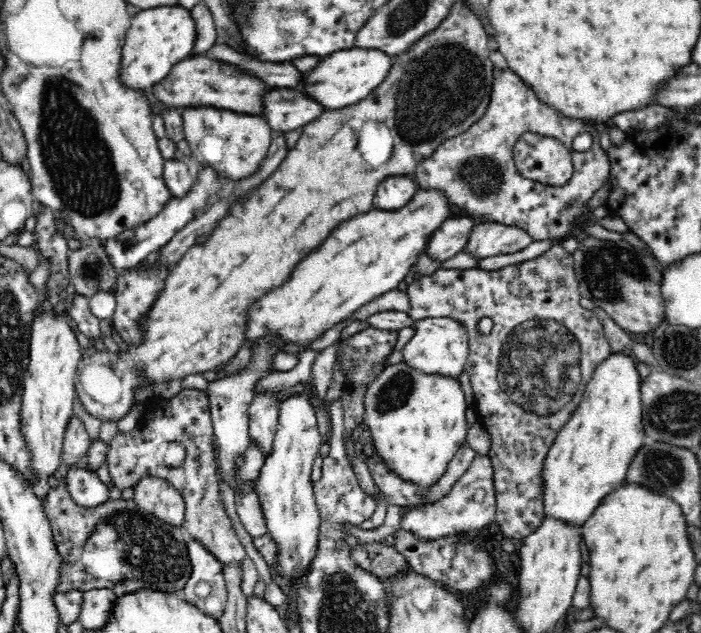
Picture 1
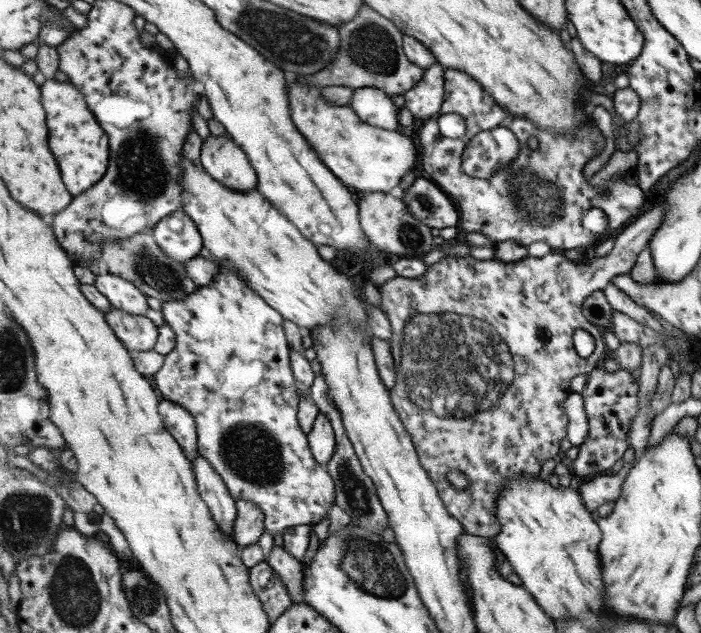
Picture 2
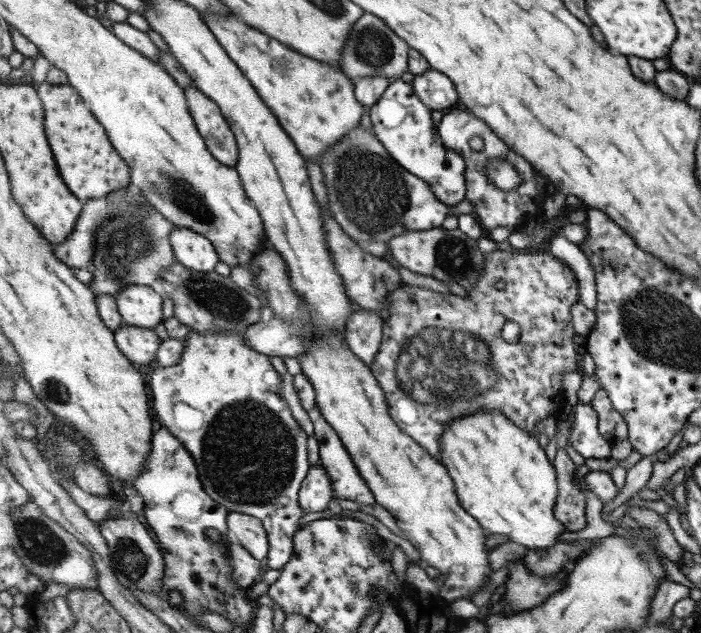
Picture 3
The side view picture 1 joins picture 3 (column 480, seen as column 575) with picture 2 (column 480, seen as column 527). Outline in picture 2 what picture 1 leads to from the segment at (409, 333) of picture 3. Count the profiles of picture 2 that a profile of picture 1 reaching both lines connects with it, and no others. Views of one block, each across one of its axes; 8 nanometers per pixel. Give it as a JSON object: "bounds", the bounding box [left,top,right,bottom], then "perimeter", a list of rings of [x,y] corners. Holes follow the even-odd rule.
{"bounds":[380,202,665,538],"perimeter":[[[661,202],[657,207],[653,207],[650,211],[643,213],[637,221],[628,225],[616,237],[614,249],[609,256],[591,257],[591,253],[585,256],[580,262],[571,262],[559,251],[553,251],[541,258],[535,256],[527,256],[519,262],[505,262],[499,259],[493,260],[477,260],[472,254],[464,257],[457,257],[447,254],[439,262],[433,263],[425,276],[421,278],[405,278],[398,276],[393,281],[387,282],[380,286],[381,292],[381,308],[387,319],[392,325],[392,335],[390,337],[392,354],[396,361],[397,370],[401,377],[398,379],[396,387],[391,390],[393,404],[400,415],[401,421],[404,423],[406,430],[412,434],[413,442],[416,443],[417,453],[420,454],[420,461],[423,463],[425,470],[429,471],[432,479],[436,482],[437,488],[440,490],[441,499],[448,507],[449,512],[460,519],[464,523],[467,533],[485,536],[485,538],[495,538],[501,532],[500,518],[497,517],[497,502],[501,498],[501,492],[505,490],[507,482],[511,478],[519,478],[519,476],[531,476],[537,478],[541,474],[541,468],[545,462],[553,460],[559,452],[561,452],[561,442],[568,438],[568,427],[570,419],[568,411],[565,410],[565,401],[569,395],[573,393],[571,388],[572,380],[580,374],[585,374],[595,370],[608,357],[609,353],[605,346],[603,338],[604,329],[592,324],[587,320],[583,313],[583,305],[585,300],[597,292],[603,290],[611,284],[614,278],[620,274],[627,274],[633,270],[633,266],[637,264],[637,256],[650,246],[653,236],[660,229],[661,224],[665,220],[665,203]],[[577,330],[587,330],[593,334],[597,342],[597,349],[592,356],[584,358],[578,354],[574,342],[575,332]],[[459,470],[467,480],[468,485],[465,489],[457,490],[447,474]]]}

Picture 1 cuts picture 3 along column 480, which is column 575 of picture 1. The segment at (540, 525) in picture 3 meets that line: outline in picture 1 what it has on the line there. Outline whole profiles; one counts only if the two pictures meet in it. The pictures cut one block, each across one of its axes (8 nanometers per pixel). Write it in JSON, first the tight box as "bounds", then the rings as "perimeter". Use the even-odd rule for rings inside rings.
{"bounds":[544,351,648,524],"perimeter":[[[630,351],[614,352],[595,367],[585,384],[582,400],[570,421],[560,430],[544,462],[544,516],[558,517],[570,523],[583,524],[590,518],[599,502],[614,486],[626,481],[626,474],[634,458],[644,450],[648,436],[643,425],[640,374]]]}

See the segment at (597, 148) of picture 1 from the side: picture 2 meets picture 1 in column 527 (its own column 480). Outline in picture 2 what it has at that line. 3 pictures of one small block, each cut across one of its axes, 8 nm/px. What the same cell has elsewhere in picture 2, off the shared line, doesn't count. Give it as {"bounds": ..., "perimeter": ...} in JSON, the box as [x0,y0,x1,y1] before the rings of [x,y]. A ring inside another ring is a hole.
{"bounds":[418,69,645,256],"perimeter":[[[449,69],[445,71],[445,96],[442,104],[440,115],[459,114],[463,116],[467,126],[467,132],[461,138],[449,138],[441,134],[439,130],[438,117],[433,117],[423,124],[418,134],[418,142],[420,149],[420,171],[431,178],[439,187],[448,193],[457,203],[461,213],[461,226],[468,232],[481,232],[496,241],[517,242],[521,246],[529,247],[535,243],[545,242],[553,248],[553,251],[562,252],[564,250],[573,250],[573,248],[581,248],[582,252],[587,256],[592,249],[603,240],[602,237],[593,235],[585,226],[583,226],[583,215],[591,208],[599,208],[609,217],[610,238],[616,238],[622,230],[631,222],[633,216],[639,214],[639,210],[645,204],[645,191],[633,181],[633,174],[623,172],[623,175],[612,176],[610,182],[606,186],[591,186],[589,177],[585,176],[585,166],[599,154],[605,152],[607,148],[607,138],[603,136],[601,128],[595,124],[595,120],[591,117],[581,131],[575,135],[561,135],[561,133],[551,133],[551,131],[537,125],[535,121],[529,117],[520,117],[502,107],[495,98],[485,90],[473,76],[459,69]],[[499,127],[511,129],[515,136],[521,142],[521,153],[517,155],[517,159],[507,163],[505,168],[498,169],[497,173],[490,179],[478,179],[470,173],[464,172],[464,152],[467,145],[472,142],[479,133],[490,131]]]}

